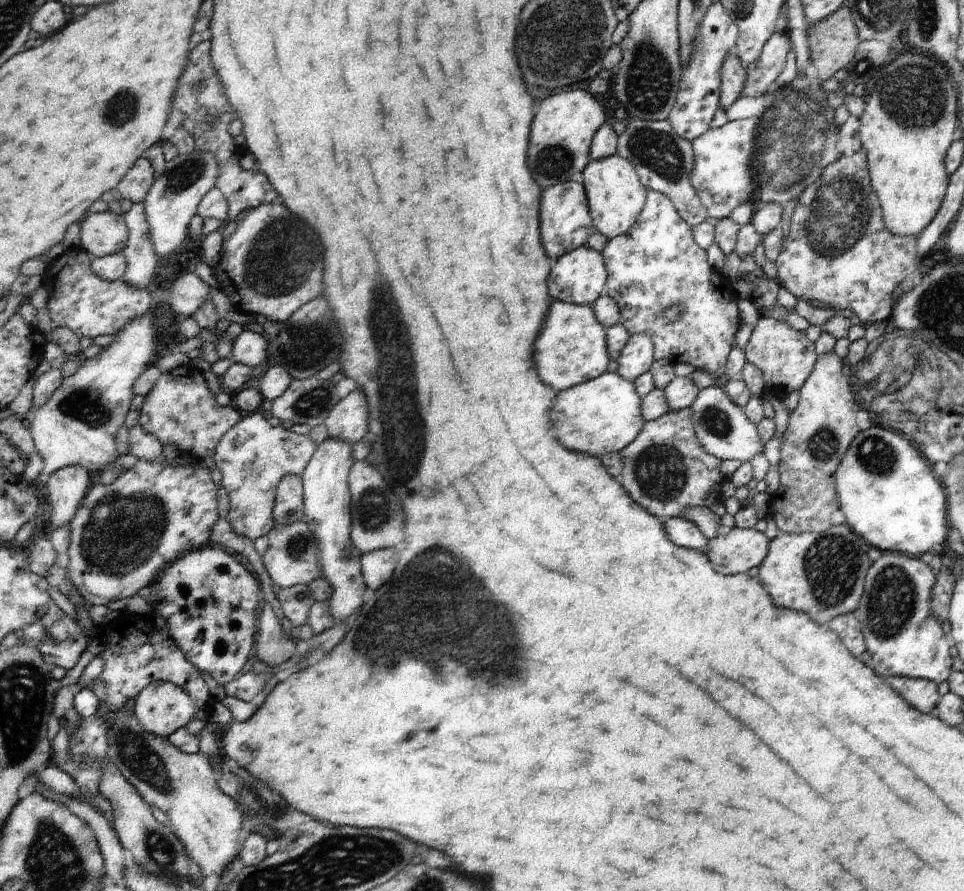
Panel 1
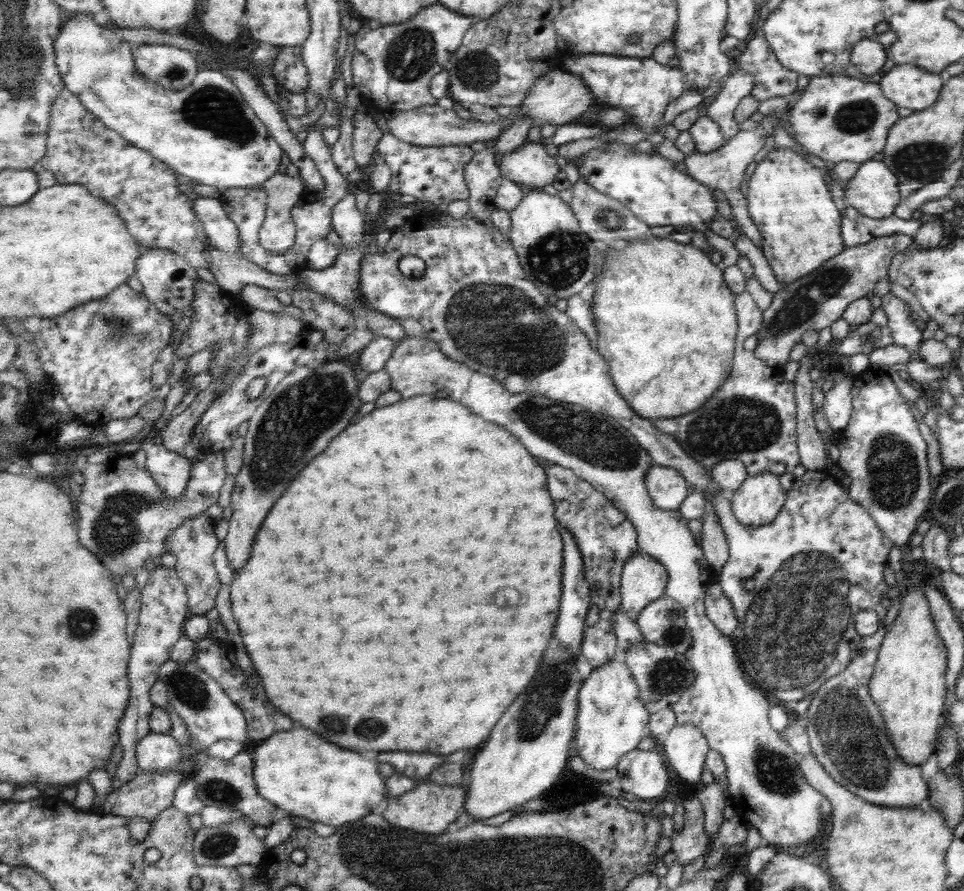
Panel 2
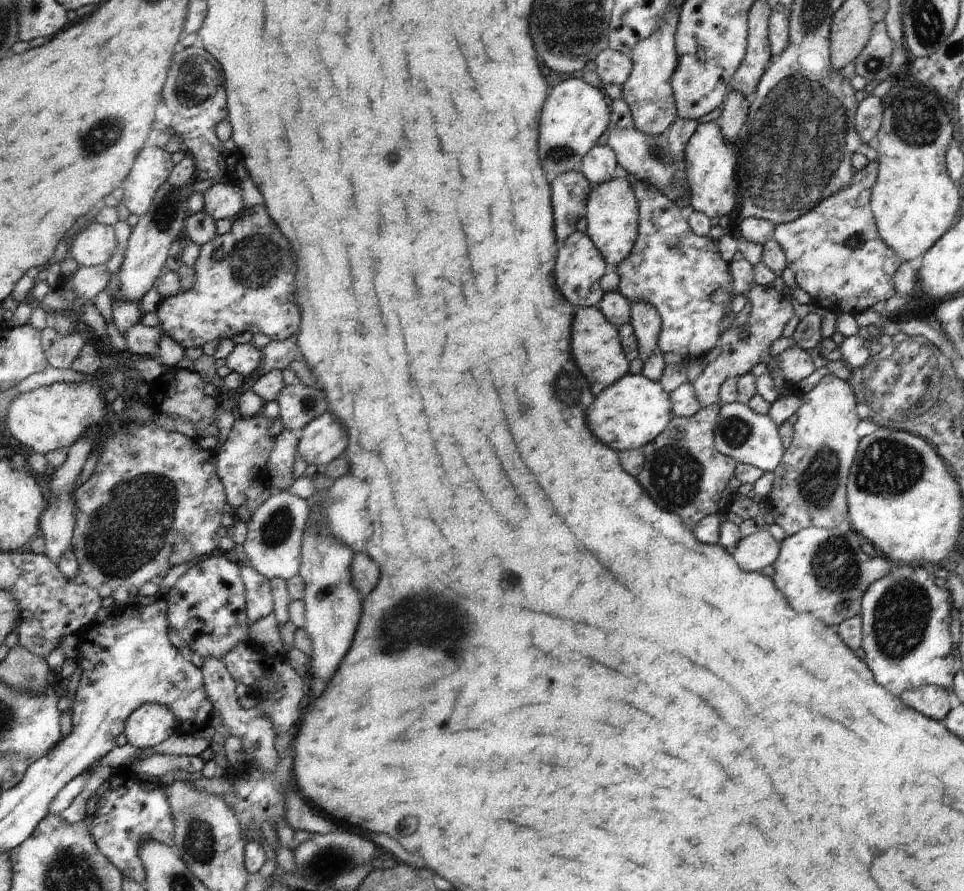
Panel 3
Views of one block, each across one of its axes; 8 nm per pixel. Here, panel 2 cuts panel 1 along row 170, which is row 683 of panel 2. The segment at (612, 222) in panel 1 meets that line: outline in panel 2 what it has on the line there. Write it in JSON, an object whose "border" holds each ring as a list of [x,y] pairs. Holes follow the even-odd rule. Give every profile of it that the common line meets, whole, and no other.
{"border":[[[607,660],[603,666],[597,666],[591,670],[591,674],[583,680],[583,688],[579,688],[579,712],[577,712],[577,728],[575,728],[575,752],[581,758],[585,766],[591,766],[591,770],[605,772],[619,766],[619,760],[627,756],[627,752],[637,750],[639,742],[643,740],[643,730],[649,722],[649,712],[645,704],[639,698],[637,686],[631,680],[631,670],[627,670],[627,664],[623,660]]]}

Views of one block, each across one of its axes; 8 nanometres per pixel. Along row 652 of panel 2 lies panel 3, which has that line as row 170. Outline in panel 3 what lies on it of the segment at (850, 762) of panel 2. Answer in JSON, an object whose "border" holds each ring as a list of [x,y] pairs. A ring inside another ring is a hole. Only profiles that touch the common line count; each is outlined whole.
{"border":[[[869,162],[853,174],[847,188],[827,196],[797,220],[777,224],[771,234],[771,240],[775,240],[785,254],[787,268],[795,274],[797,288],[809,294],[811,304],[821,310],[831,310],[835,316],[857,316],[871,310],[873,304],[887,302],[895,296],[893,274],[903,262],[879,240],[869,208],[877,168],[877,162]]]}

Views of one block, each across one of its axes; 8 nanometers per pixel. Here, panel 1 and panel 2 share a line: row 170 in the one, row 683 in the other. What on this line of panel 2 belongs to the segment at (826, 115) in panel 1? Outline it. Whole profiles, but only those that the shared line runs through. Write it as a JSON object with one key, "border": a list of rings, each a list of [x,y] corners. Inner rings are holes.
{"border":[[[807,470],[801,478],[793,478],[793,484],[789,490],[785,490],[785,502],[783,502],[783,508],[779,510],[779,514],[771,520],[771,524],[767,526],[757,526],[757,528],[747,528],[747,526],[741,526],[737,522],[737,518],[733,516],[731,512],[731,502],[723,496],[723,492],[719,488],[715,488],[713,492],[713,498],[711,498],[711,504],[713,504],[713,512],[717,514],[719,518],[719,524],[723,528],[723,534],[725,534],[725,540],[727,540],[727,546],[729,546],[729,558],[727,562],[723,564],[721,572],[719,572],[719,586],[725,594],[725,598],[731,602],[733,606],[733,612],[735,612],[735,620],[737,620],[737,628],[731,632],[729,640],[731,640],[731,646],[733,646],[733,652],[735,652],[735,658],[739,662],[739,668],[745,670],[745,676],[747,680],[753,684],[755,690],[761,690],[763,694],[767,694],[775,704],[781,704],[781,706],[795,706],[797,702],[801,702],[803,698],[811,696],[827,678],[831,676],[839,676],[839,672],[843,672],[847,668],[847,664],[851,662],[851,658],[857,654],[857,648],[859,648],[859,642],[861,638],[857,636],[855,632],[855,620],[853,616],[861,610],[873,610],[877,612],[877,618],[879,622],[885,620],[885,604],[881,602],[881,594],[887,594],[887,584],[883,582],[883,568],[887,566],[887,554],[889,550],[893,548],[893,542],[887,540],[883,536],[883,532],[877,528],[875,520],[869,516],[869,512],[865,512],[863,506],[855,504],[855,500],[849,496],[847,490],[841,488],[841,484],[837,482],[837,478],[833,478],[829,472],[825,470]],[[741,578],[751,578],[753,580],[753,588],[749,592],[743,590],[741,586]]]}

